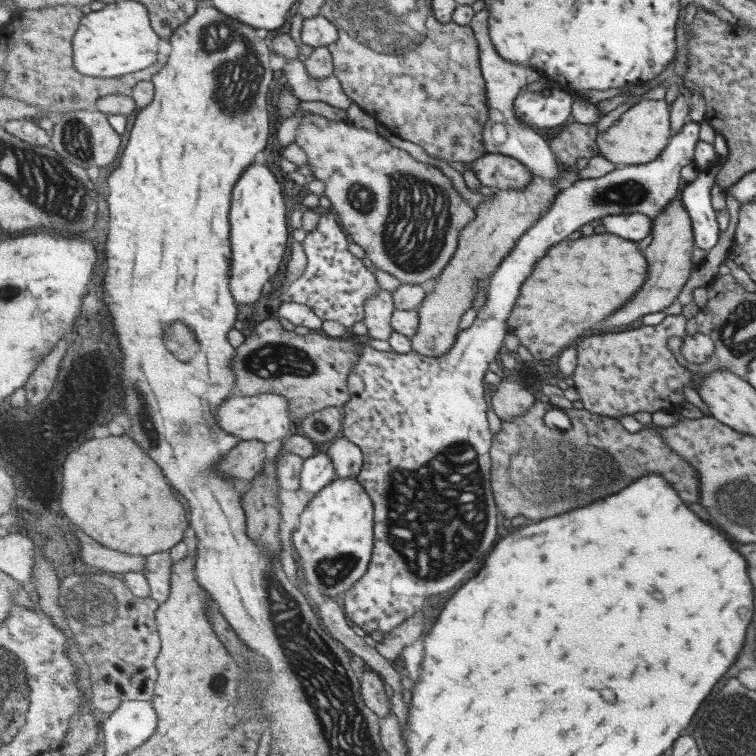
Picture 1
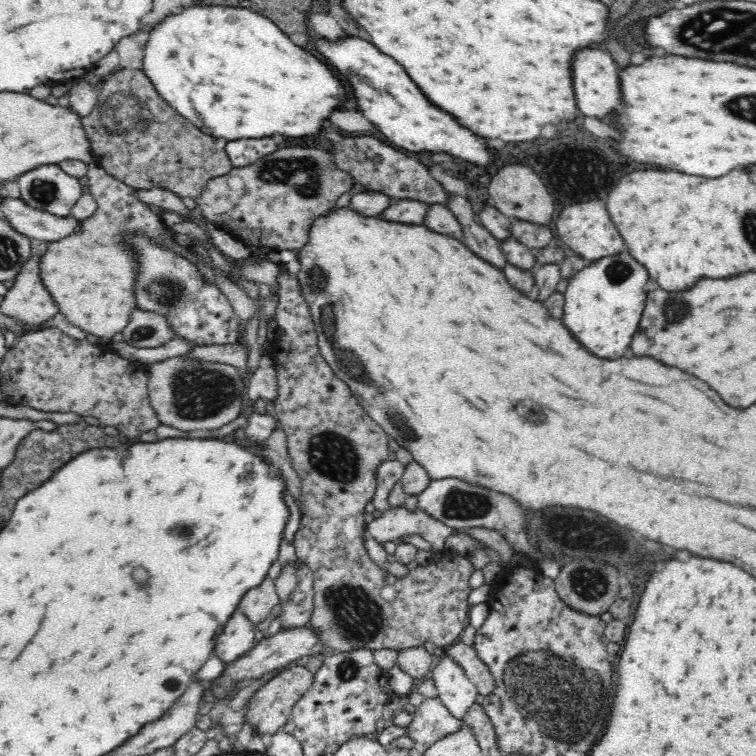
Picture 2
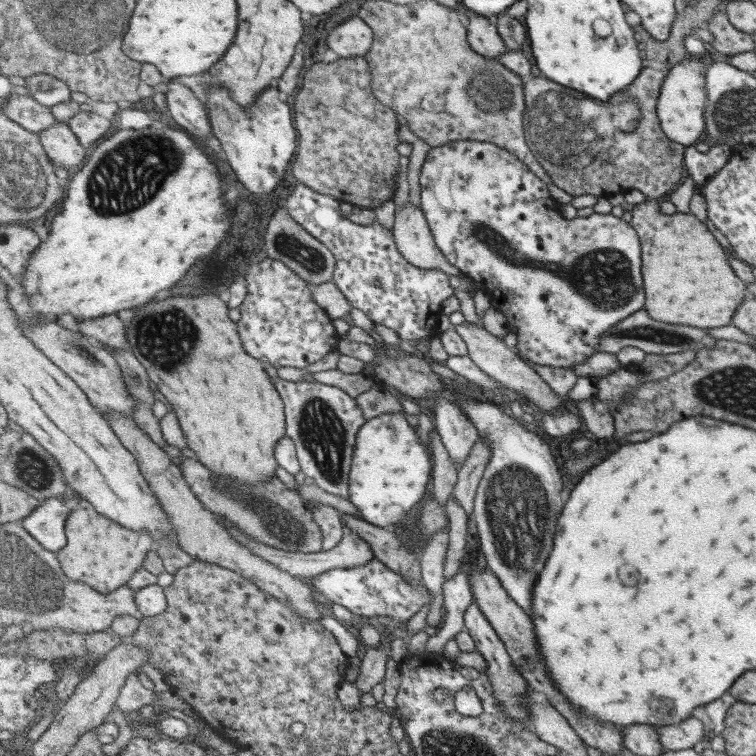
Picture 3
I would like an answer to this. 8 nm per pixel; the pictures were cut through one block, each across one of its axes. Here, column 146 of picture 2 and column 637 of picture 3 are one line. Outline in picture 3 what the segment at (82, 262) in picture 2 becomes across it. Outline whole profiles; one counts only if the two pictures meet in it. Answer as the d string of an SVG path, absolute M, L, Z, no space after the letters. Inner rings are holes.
M648 197L645 202L635 205L633 209L632 225L636 228L643 250L645 250L645 290L649 294L649 314L655 320L669 322L669 324L685 324L702 329L717 328L719 326L733 326L734 313L742 304L742 300L751 297L749 286L729 268L727 254L717 244L713 234L705 223L693 213L662 214L659 211L661 199Z

